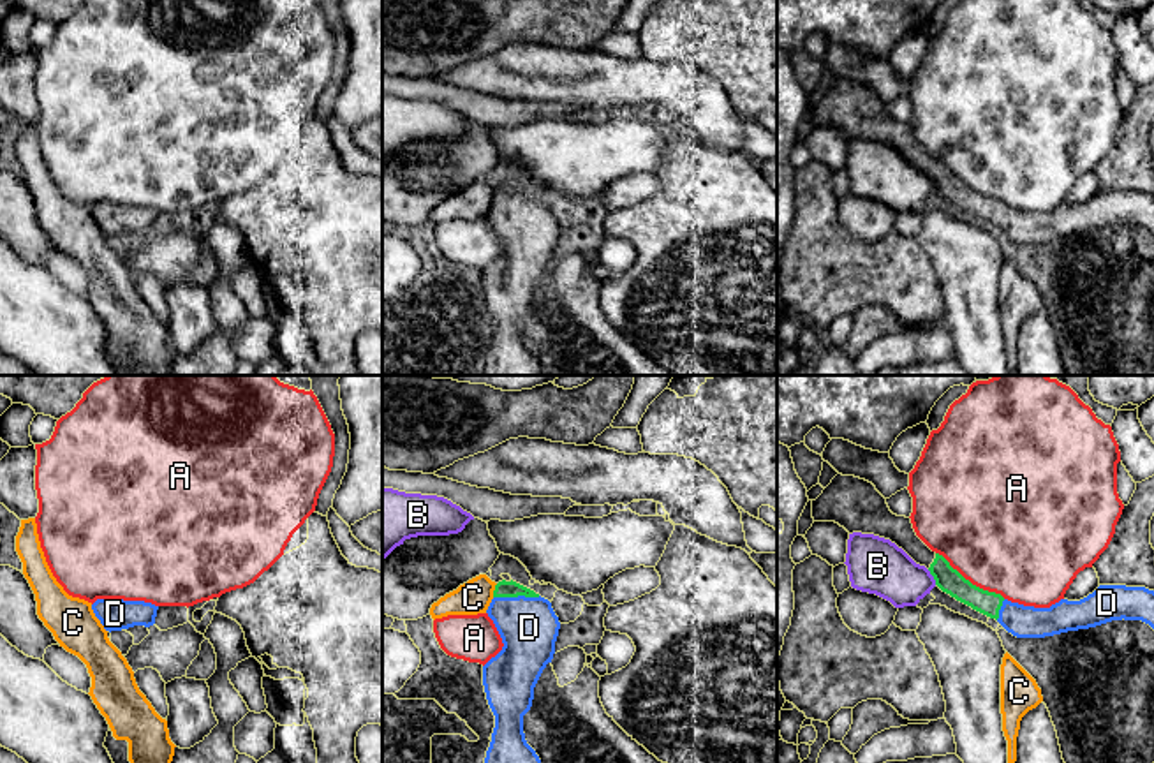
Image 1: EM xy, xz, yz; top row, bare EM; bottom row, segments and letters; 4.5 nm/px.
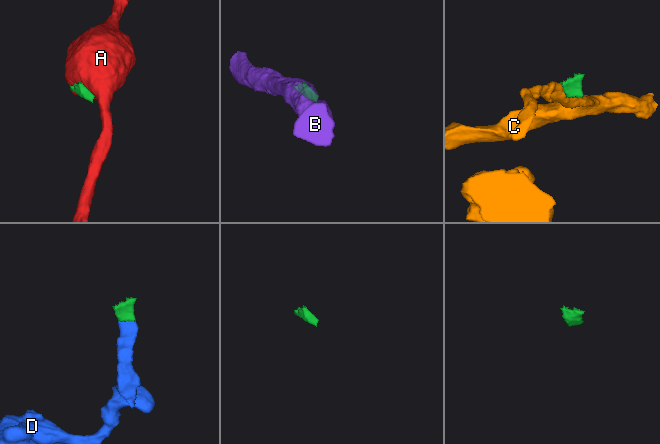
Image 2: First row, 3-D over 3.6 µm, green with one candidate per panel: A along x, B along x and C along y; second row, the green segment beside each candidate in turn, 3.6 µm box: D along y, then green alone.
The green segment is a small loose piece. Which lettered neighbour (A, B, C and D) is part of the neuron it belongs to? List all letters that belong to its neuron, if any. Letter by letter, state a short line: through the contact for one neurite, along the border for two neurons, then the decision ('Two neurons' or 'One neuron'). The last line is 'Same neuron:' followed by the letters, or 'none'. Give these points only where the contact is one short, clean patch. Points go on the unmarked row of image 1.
A: Two neurons
B: Line: yz (927, 175), (936, 189). Two neurons
C: Line: xz (497, 189), (492, 201). Two neurons
D: Line: xz (503, 194), (517, 201), (517, 217), (529, 233). One neuron
Same neuron: D

